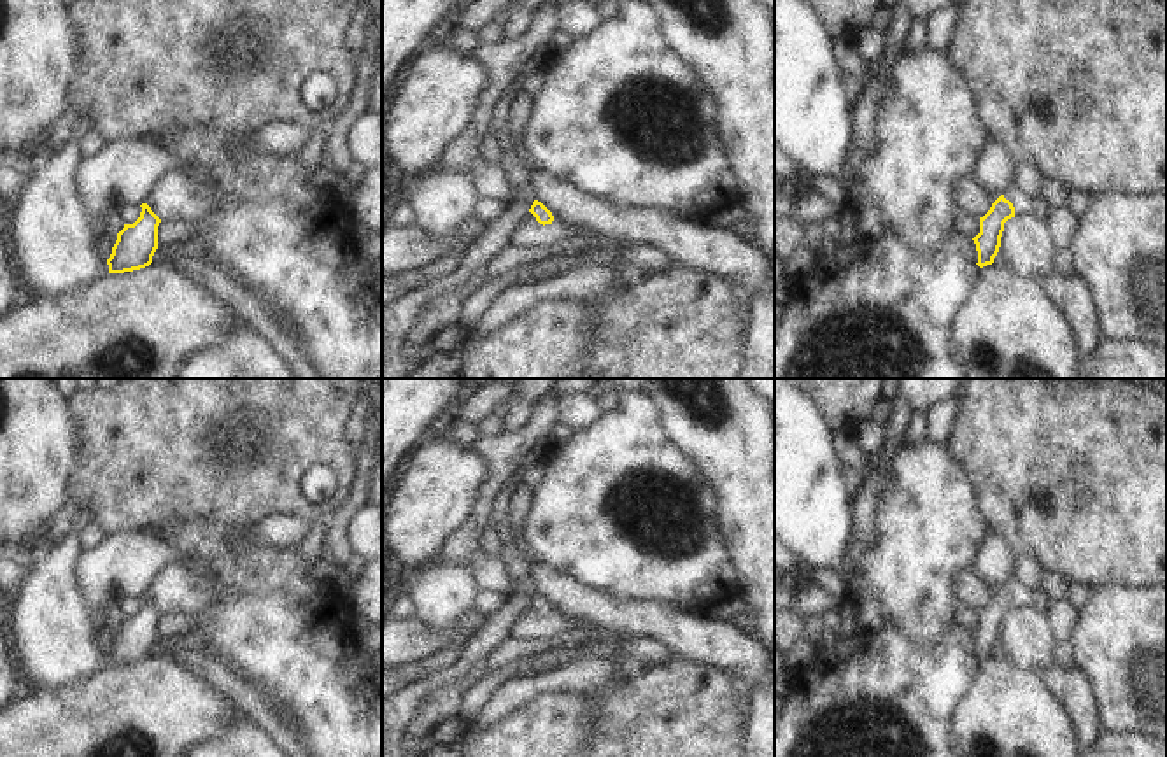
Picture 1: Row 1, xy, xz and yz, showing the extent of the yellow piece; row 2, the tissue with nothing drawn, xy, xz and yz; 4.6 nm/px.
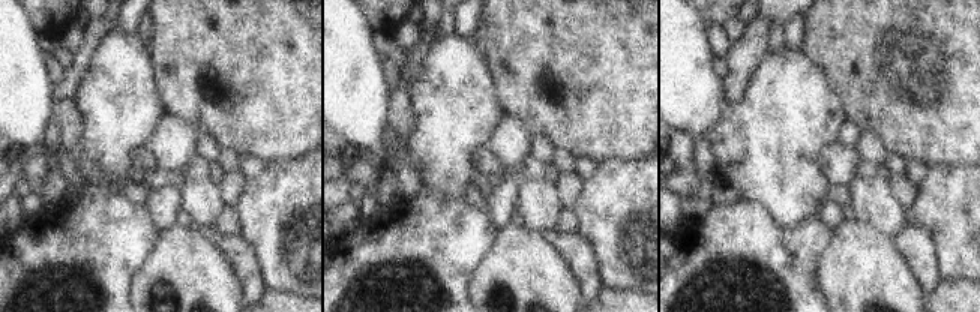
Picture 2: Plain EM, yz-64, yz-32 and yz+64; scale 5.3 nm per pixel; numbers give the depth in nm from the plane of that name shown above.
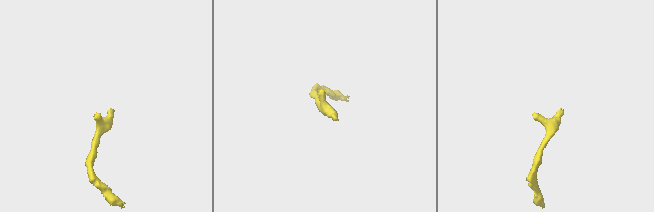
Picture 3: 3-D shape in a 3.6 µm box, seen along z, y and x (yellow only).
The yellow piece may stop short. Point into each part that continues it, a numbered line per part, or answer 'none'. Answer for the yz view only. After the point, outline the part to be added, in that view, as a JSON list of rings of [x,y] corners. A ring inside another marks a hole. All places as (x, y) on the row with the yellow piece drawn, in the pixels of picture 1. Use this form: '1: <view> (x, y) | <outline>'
1: yz (1022, 204) | [[[1013,186],[1006,193],[1002,193],[1006,200],[1009,200],[1015,207],[1015,217],[1022,217],[1032,214],[1034,198],[1027,196],[1020,187]]]

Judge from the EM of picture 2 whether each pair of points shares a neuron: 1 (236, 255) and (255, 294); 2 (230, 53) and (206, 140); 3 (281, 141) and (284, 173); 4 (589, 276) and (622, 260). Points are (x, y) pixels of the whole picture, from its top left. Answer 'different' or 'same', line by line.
1: same
2: different
3: different
4: different

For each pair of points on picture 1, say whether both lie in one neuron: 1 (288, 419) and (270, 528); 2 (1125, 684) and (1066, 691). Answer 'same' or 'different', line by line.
1: different
2: different

